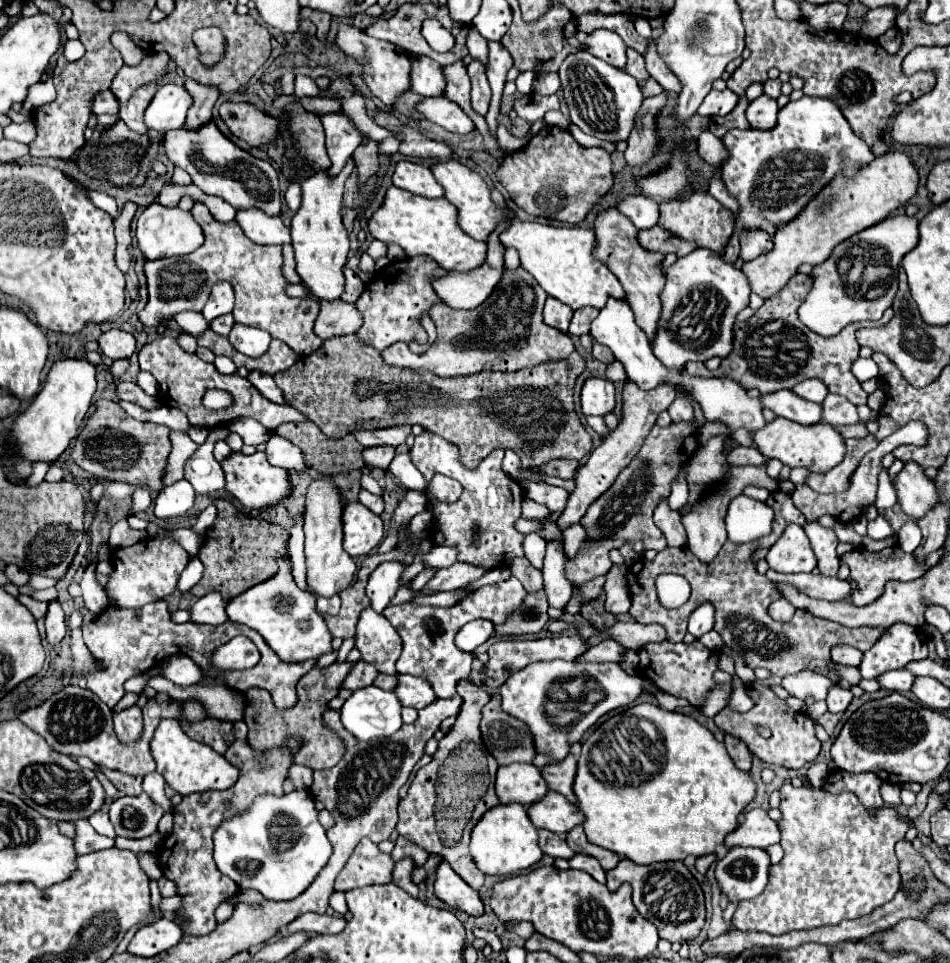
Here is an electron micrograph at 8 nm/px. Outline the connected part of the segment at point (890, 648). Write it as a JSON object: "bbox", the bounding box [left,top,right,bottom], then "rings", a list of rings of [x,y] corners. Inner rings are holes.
{"bbox":[860,624,928,678],"rings":[[[892,624],[884,636],[864,652],[860,672],[864,678],[876,678],[888,670],[900,670],[908,662],[928,656],[928,638],[910,624]]]}

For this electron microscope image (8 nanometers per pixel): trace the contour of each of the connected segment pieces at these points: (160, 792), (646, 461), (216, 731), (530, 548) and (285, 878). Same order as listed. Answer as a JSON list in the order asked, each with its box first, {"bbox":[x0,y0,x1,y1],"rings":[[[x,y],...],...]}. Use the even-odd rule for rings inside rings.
[{"bbox":[144,772,172,812],"rings":[[[152,772],[144,778],[144,792],[148,792],[152,796],[152,802],[156,800],[156,804],[160,804],[164,812],[172,812],[172,804],[164,794],[164,778],[158,772]]]},{"bbox":[566,420,698,584],"rings":[[[694,420],[678,422],[670,426],[654,426],[646,436],[640,452],[632,458],[632,462],[620,472],[616,482],[604,492],[584,514],[580,524],[586,530],[586,540],[578,548],[576,556],[566,556],[566,578],[572,584],[584,584],[594,576],[602,576],[610,570],[608,552],[620,548],[624,542],[644,542],[644,548],[664,550],[666,538],[656,528],[652,514],[660,500],[670,496],[670,484],[678,478],[680,468],[696,454],[698,444],[698,426]]]},{"bbox":[182,720,236,754],"rings":[[[200,720],[196,724],[182,724],[184,732],[190,738],[198,738],[198,742],[208,744],[218,754],[224,754],[228,746],[236,740],[234,738],[234,724],[218,722],[218,720]]]},{"bbox":[522,532,546,570],"rings":[[[532,532],[532,534],[524,536],[522,548],[524,548],[526,560],[528,560],[536,570],[542,570],[542,560],[544,560],[544,552],[546,552],[546,542]]]},{"bbox":[214,790,332,900],"rings":[[[294,790],[284,796],[262,794],[250,804],[248,810],[244,810],[238,816],[232,816],[230,820],[224,820],[214,832],[214,862],[218,870],[232,878],[242,890],[252,888],[260,892],[266,900],[294,900],[296,896],[300,896],[308,888],[308,884],[312,884],[320,868],[324,868],[330,854],[332,844],[326,838],[326,830],[318,822],[318,810],[314,806],[312,796],[304,790]],[[280,814],[284,816],[284,822],[288,822],[286,826],[276,824],[280,822]],[[286,832],[290,834],[288,840],[284,838]]]}]

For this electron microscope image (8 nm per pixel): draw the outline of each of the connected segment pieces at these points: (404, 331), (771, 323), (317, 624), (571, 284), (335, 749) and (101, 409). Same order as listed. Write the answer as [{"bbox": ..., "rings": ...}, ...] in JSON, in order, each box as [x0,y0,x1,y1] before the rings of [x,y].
[{"bbox":[356,256,446,350],"rings":[[[426,256],[406,258],[394,264],[388,264],[380,270],[372,282],[366,284],[364,294],[358,298],[356,308],[364,314],[364,326],[358,330],[358,338],[372,344],[376,350],[384,350],[398,340],[410,342],[416,338],[418,342],[426,342],[426,332],[418,324],[418,318],[430,310],[432,304],[440,302],[436,292],[432,290],[432,276],[444,276],[446,270],[438,268],[438,264]]]},{"bbox":[684,274,872,406],"rings":[[[794,274],[782,292],[768,298],[764,306],[748,320],[748,322],[736,322],[734,326],[734,350],[732,356],[722,360],[722,364],[710,372],[704,368],[702,362],[688,362],[684,370],[692,376],[714,376],[714,378],[734,378],[744,388],[758,388],[762,394],[788,390],[796,386],[802,380],[818,378],[822,380],[830,392],[846,396],[852,404],[860,406],[866,404],[868,394],[862,390],[860,382],[852,376],[850,366],[858,358],[858,342],[856,342],[856,330],[862,326],[872,324],[860,322],[848,324],[844,332],[824,338],[810,332],[804,324],[798,320],[798,306],[804,302],[804,296],[812,288],[812,276],[806,274]]]},{"bbox":[226,556,332,662],"rings":[[[280,556],[278,574],[262,584],[256,584],[244,594],[232,598],[226,604],[226,614],[228,620],[246,624],[252,630],[256,630],[284,662],[300,662],[332,652],[330,648],[332,634],[328,632],[328,626],[322,620],[322,616],[316,612],[316,596],[310,592],[302,592],[296,586],[288,570],[288,560],[290,556]]]},{"bbox":[500,220,626,310],"rings":[[[516,220],[508,230],[500,234],[500,242],[508,248],[516,248],[520,254],[520,264],[528,270],[536,282],[548,292],[548,296],[558,298],[572,310],[592,306],[602,310],[608,298],[626,300],[626,292],[618,278],[608,270],[606,264],[592,256],[596,238],[594,230],[566,228],[566,226],[544,226],[534,222]]]},{"bbox":[244,662,352,770],"rings":[[[334,662],[328,668],[312,668],[300,682],[298,682],[298,704],[288,710],[278,710],[272,704],[272,696],[262,688],[248,688],[246,696],[246,712],[244,722],[248,724],[248,742],[254,750],[272,750],[272,748],[286,748],[288,736],[302,736],[304,746],[294,756],[296,764],[308,766],[312,770],[324,770],[338,764],[344,756],[344,742],[340,736],[322,722],[322,714],[328,710],[328,702],[338,696],[344,676],[348,676],[352,664],[350,662]]]},{"bbox":[70,400,170,492],"rings":[[[98,400],[96,412],[88,418],[84,430],[80,430],[70,458],[98,478],[120,480],[158,492],[162,488],[164,466],[170,454],[168,432],[166,426],[130,418],[116,402]]]}]

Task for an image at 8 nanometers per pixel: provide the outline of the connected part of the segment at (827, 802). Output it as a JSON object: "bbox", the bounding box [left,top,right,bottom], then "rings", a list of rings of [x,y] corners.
{"bbox":[732,782,910,934],"rings":[[[784,782],[780,788],[780,812],[782,820],[778,822],[782,834],[784,858],[780,864],[770,866],[770,880],[764,892],[752,900],[740,902],[732,926],[742,932],[766,932],[766,934],[786,934],[792,930],[810,930],[826,924],[838,924],[842,920],[860,918],[872,908],[878,908],[892,900],[900,890],[898,858],[894,846],[904,838],[910,828],[908,822],[898,818],[898,812],[892,808],[880,808],[876,816],[870,816],[860,800],[850,794],[830,794],[822,788],[800,786],[794,788],[790,782]]]}

